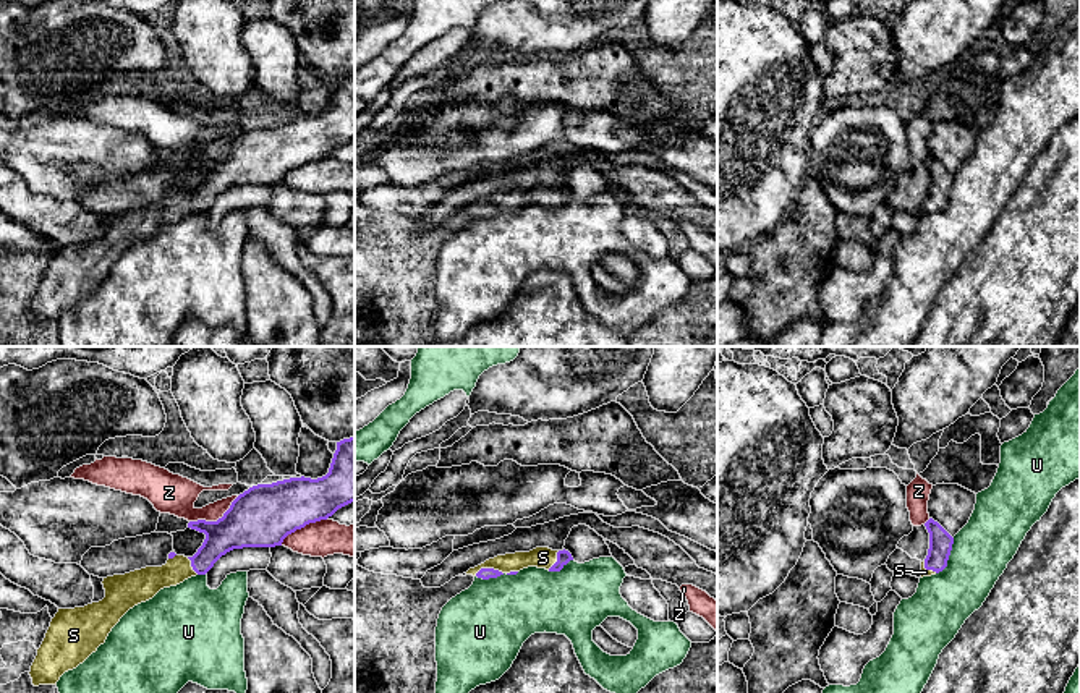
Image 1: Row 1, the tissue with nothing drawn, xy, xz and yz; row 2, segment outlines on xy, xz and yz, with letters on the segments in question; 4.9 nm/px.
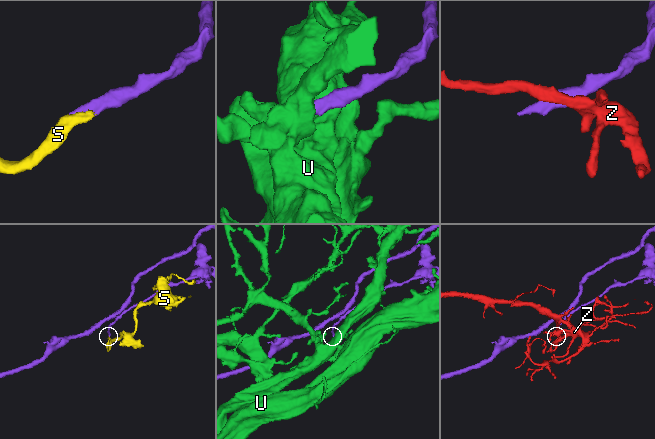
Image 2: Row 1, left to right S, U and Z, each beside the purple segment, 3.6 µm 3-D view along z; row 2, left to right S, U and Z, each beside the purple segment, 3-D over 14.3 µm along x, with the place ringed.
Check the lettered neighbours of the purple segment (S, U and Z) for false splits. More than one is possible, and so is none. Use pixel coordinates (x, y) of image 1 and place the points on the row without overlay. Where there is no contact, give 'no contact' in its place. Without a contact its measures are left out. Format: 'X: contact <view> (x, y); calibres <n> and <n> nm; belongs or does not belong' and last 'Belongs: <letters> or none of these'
S: contact xz (488, 206); calibres 60 and 100 nm; belongs
U: contact xz (497, 212); calibres 60 and 400 nm; does not belong
Z: contact xy (217, 157); calibres 300 and 190 nm; does not belong
Belongs: S

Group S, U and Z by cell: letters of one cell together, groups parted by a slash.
S / U / Z

